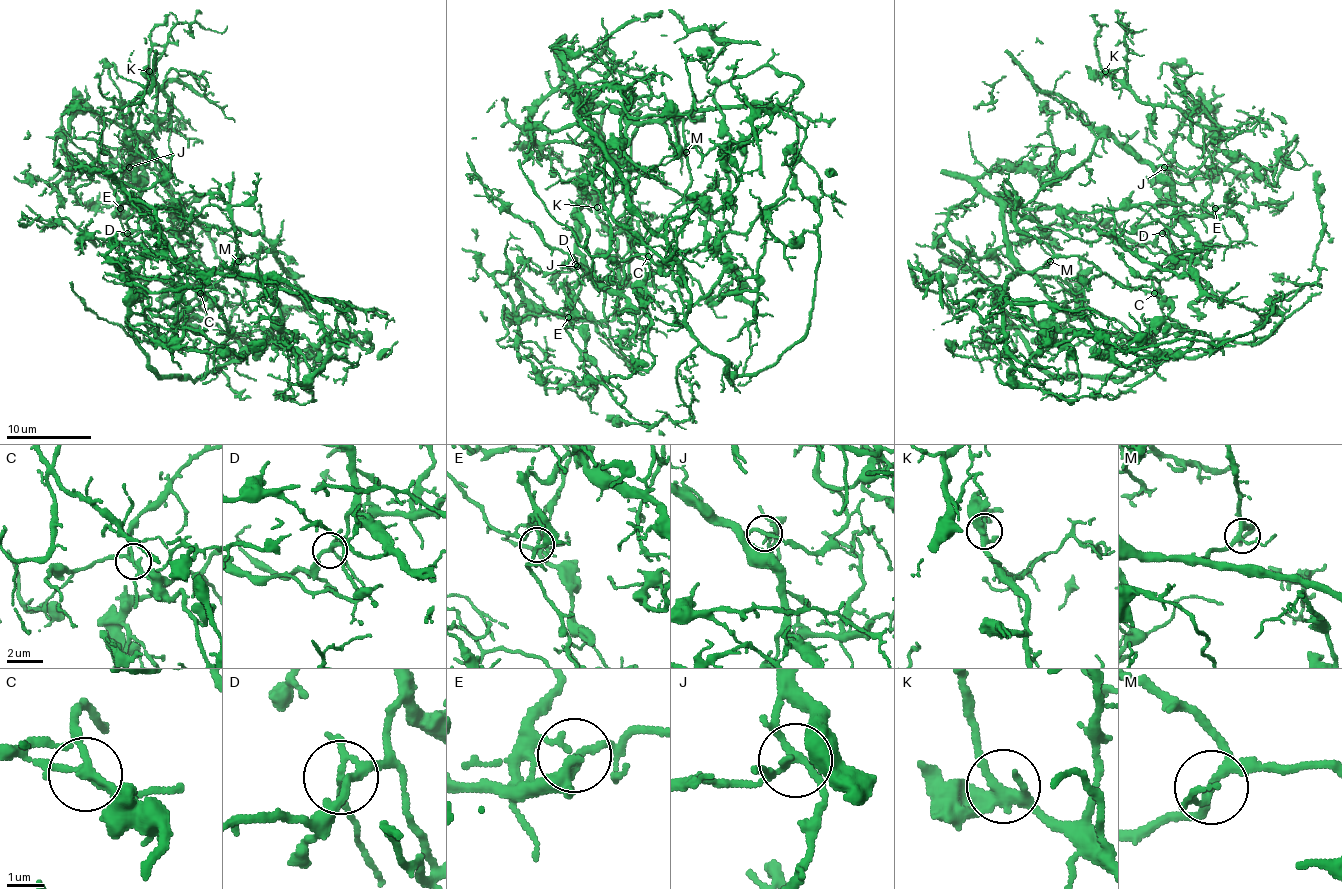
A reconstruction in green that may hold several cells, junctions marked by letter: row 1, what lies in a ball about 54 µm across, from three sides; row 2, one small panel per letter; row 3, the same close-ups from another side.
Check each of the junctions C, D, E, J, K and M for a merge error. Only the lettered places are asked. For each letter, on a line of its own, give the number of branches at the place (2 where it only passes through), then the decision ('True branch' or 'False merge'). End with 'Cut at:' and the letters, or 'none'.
C: Branches: 4. False merge
D: Branches: 4. True branch
E: Branches: 4. False merge
J: Branches: 4. True branch
K: Branches: 4. True branch
M: Branches: 4. True branch
Cut at: C, E

